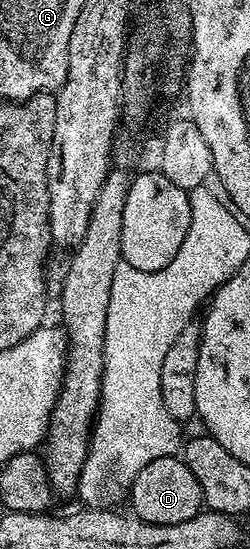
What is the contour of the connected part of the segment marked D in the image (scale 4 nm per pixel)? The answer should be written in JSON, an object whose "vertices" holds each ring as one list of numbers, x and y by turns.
{"vertices":[[164,456,152,460,152,464,144,464,130,485,129,502,129,509,141,522,169,526,184,524,184,520,192,520,192,516,202,513,204,509,200,483,188,464,178,456]]}

